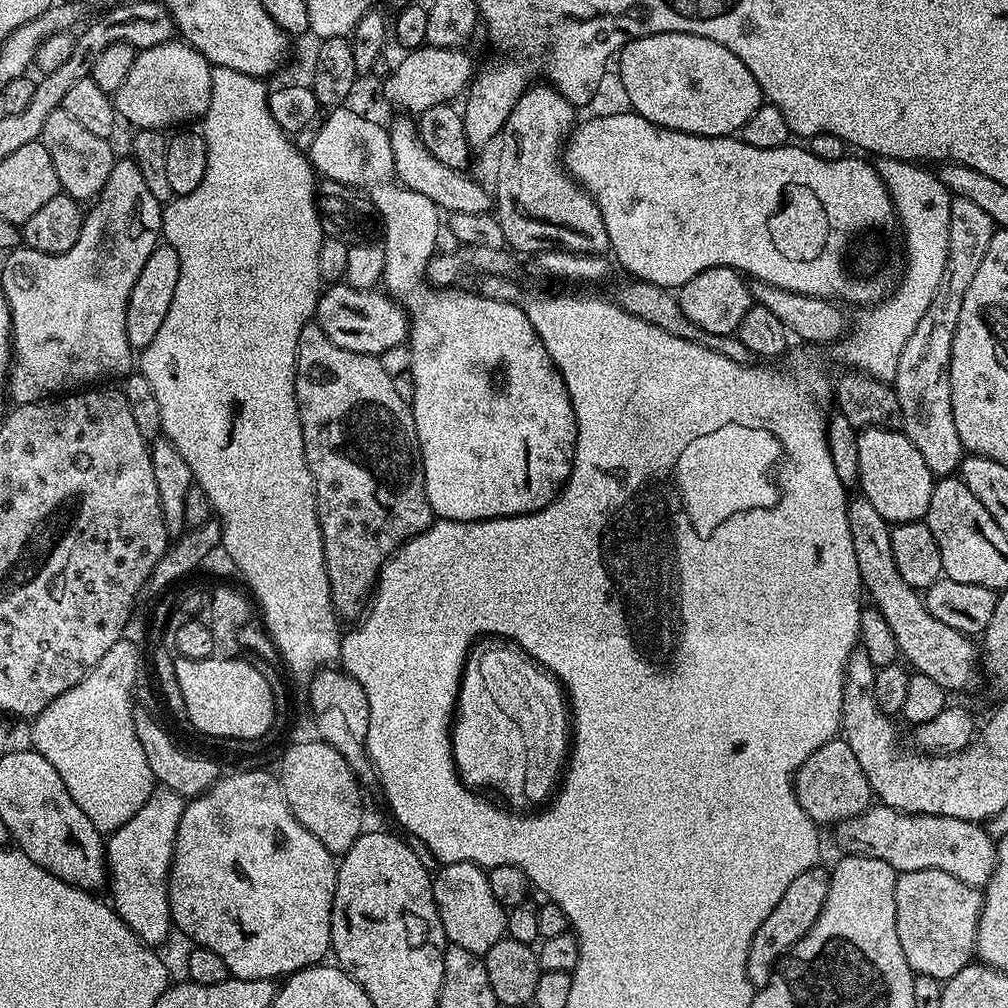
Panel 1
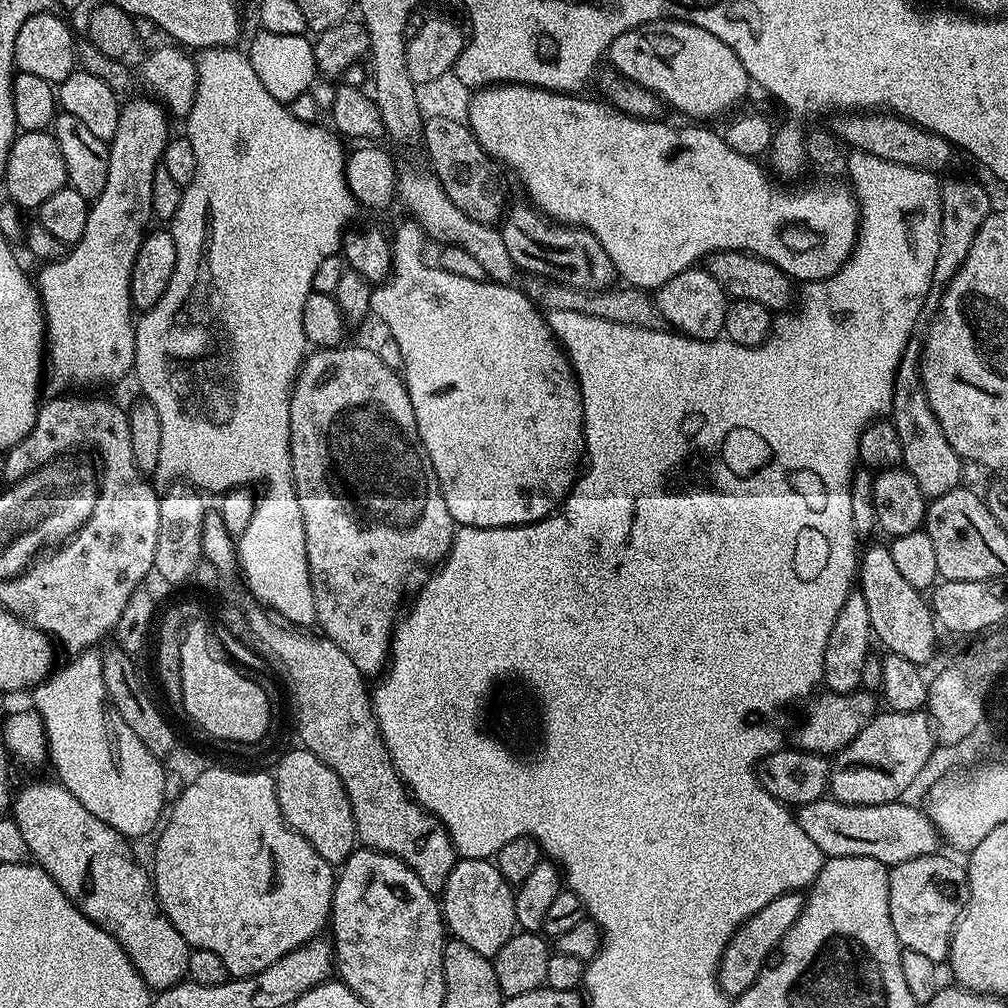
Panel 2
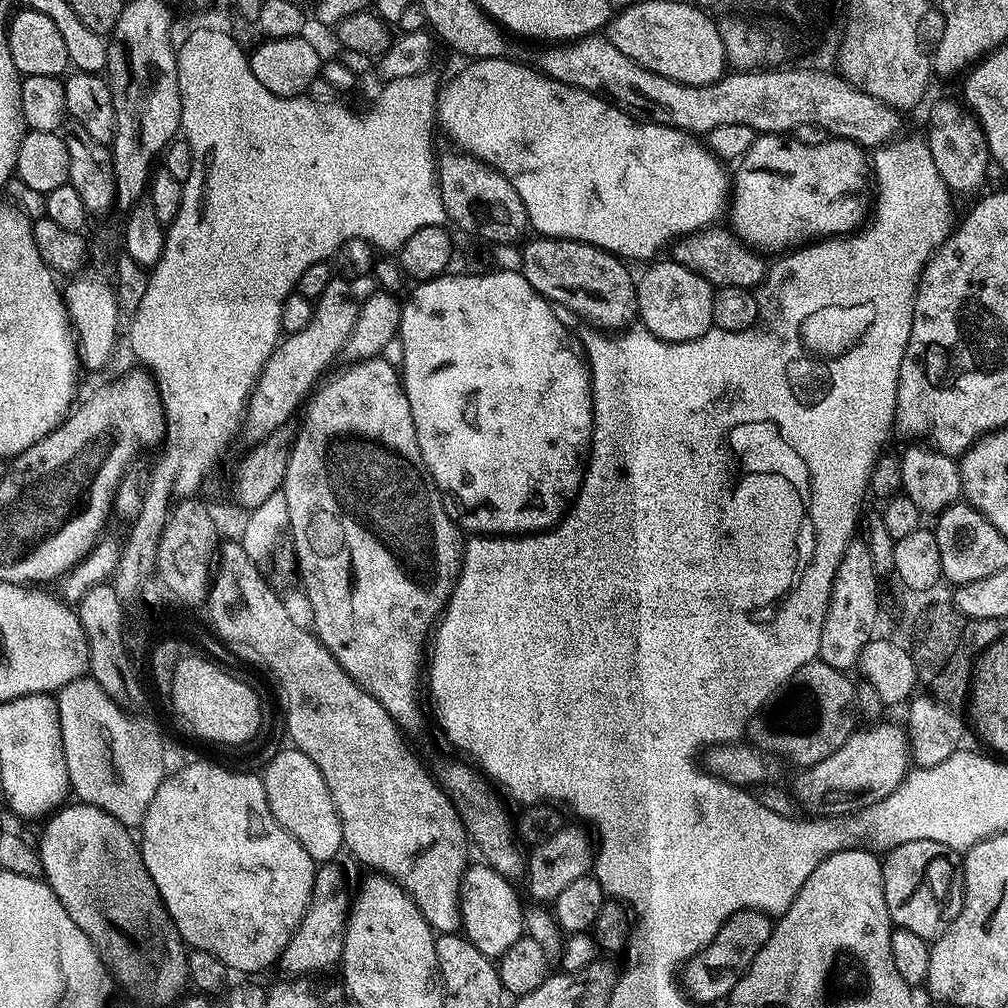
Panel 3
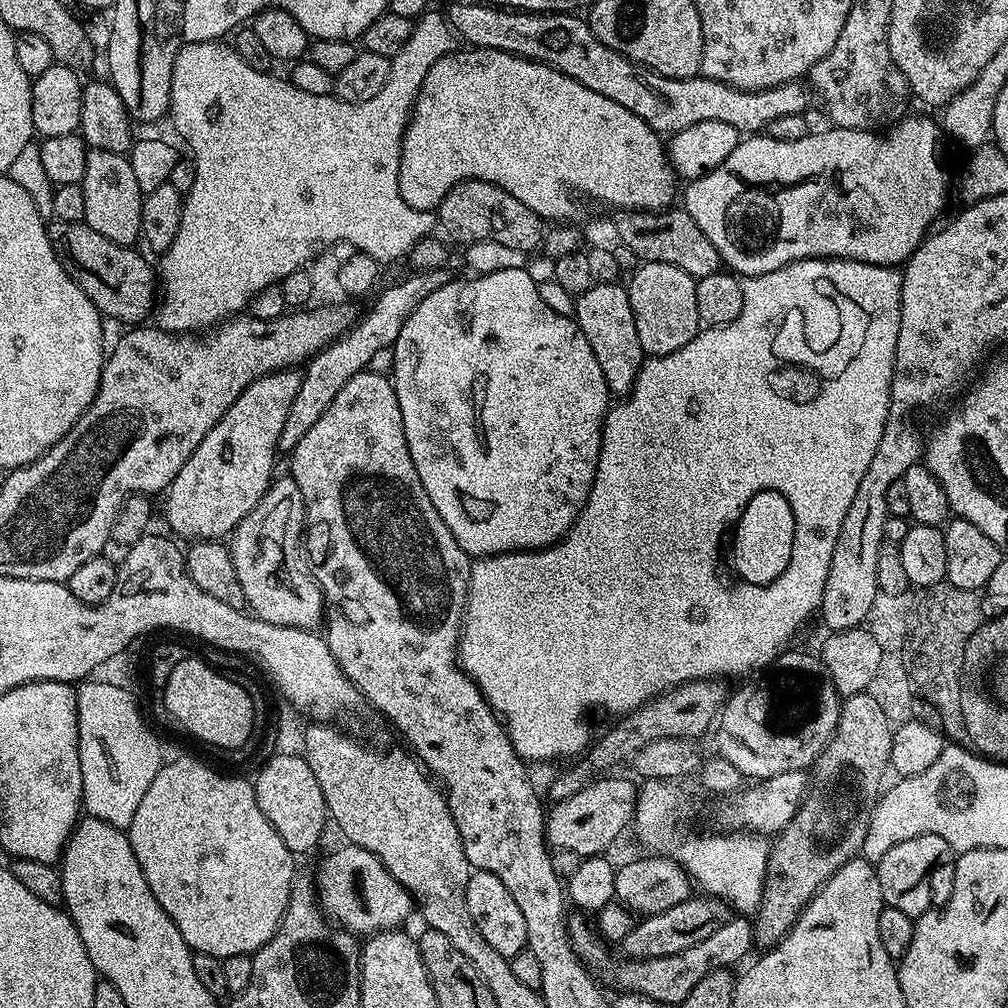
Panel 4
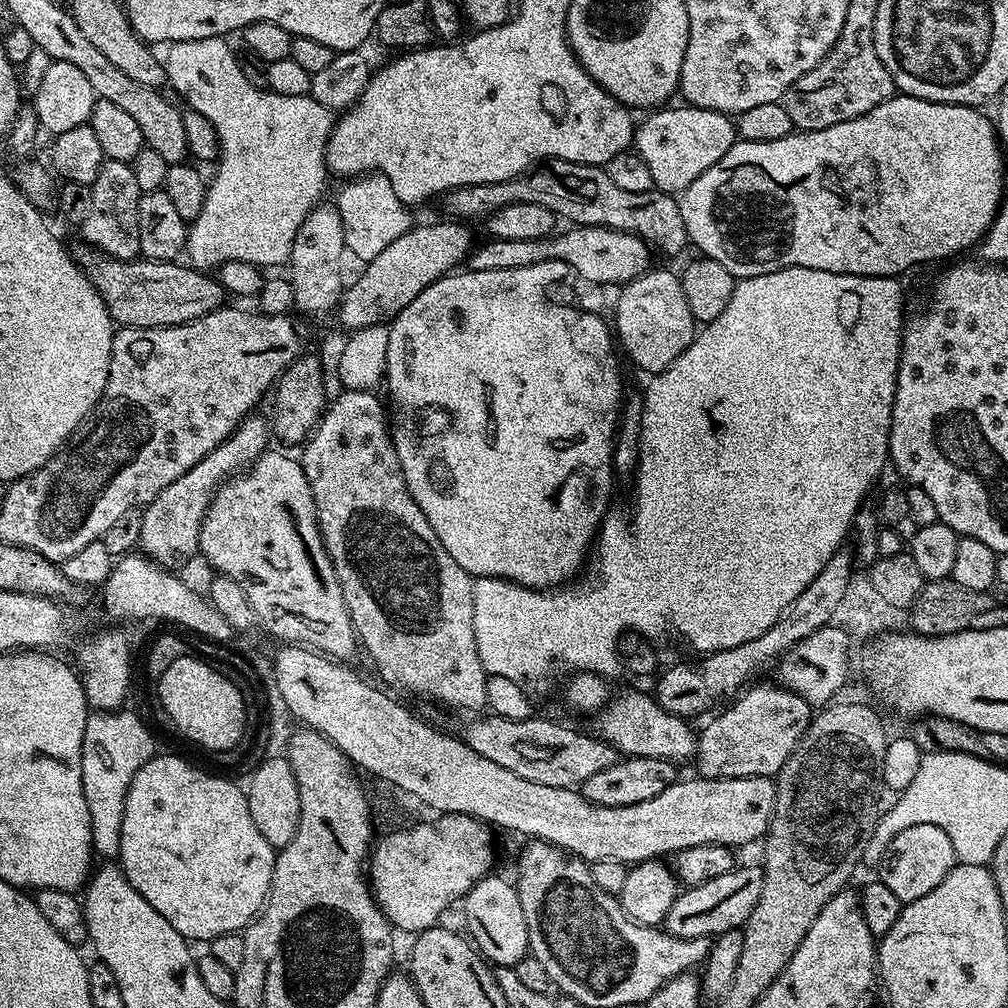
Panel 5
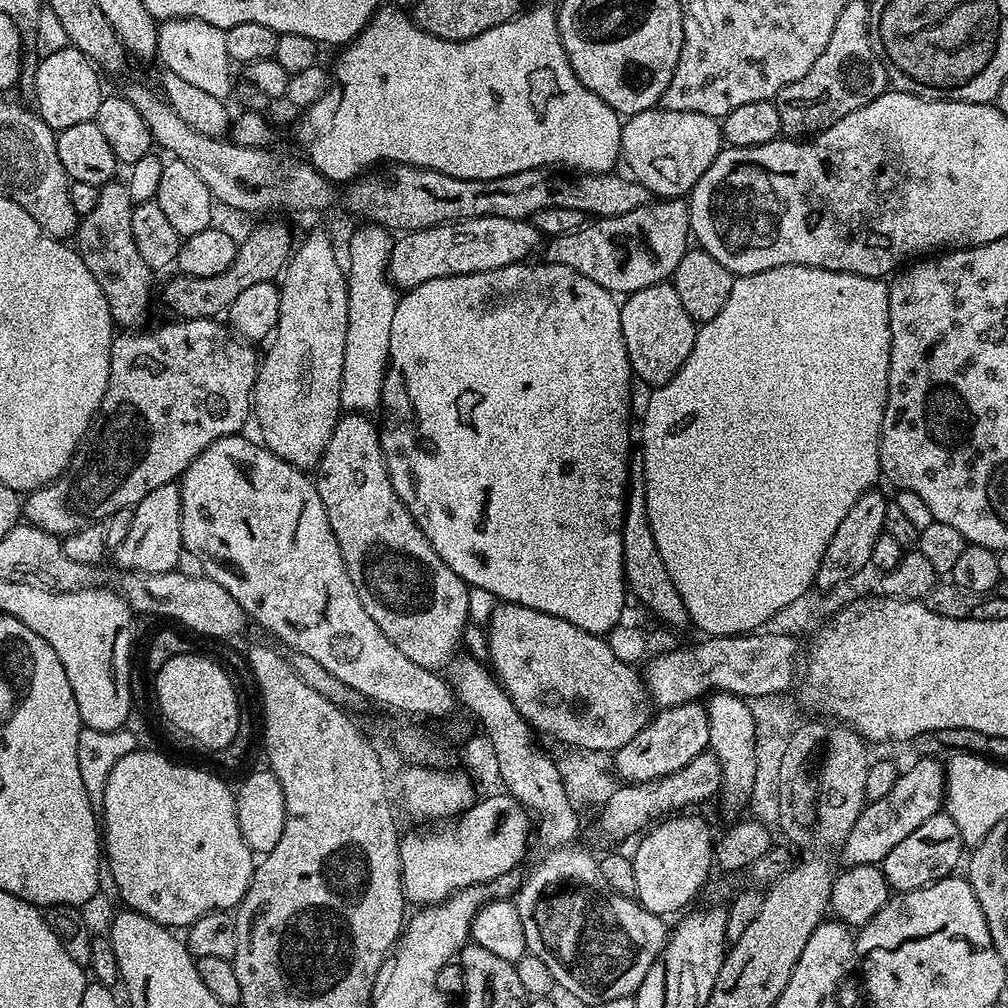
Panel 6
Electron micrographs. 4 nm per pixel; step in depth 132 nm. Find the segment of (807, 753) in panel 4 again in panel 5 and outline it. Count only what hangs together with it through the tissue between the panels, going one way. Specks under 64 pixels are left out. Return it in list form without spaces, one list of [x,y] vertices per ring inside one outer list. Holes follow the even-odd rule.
[[[773,684],[749,687],[731,701],[733,704],[721,716],[714,717],[704,729],[699,729],[694,765],[703,779],[729,780],[743,776],[772,778],[780,771],[786,758],[790,758],[804,737],[804,731],[812,723],[814,709],[798,694]]]

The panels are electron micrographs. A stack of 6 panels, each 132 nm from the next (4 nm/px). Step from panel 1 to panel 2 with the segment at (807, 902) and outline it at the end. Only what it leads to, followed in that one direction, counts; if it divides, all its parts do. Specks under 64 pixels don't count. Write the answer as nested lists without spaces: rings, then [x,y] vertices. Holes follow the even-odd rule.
[[[800,890],[782,894],[778,898],[774,898],[774,902],[766,902],[766,906],[762,906],[762,910],[755,912],[733,934],[720,959],[718,973],[720,989],[727,996],[730,998],[741,996],[746,990],[750,990],[750,986],[754,986],[758,974],[764,969],[765,964],[782,942],[786,930],[790,930],[790,926],[794,926],[794,922],[798,922],[804,909],[805,899],[805,893]]]

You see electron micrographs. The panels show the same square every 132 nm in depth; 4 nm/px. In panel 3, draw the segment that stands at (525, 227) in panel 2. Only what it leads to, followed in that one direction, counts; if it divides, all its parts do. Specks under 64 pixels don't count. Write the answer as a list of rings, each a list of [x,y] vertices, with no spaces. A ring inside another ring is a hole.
[[[529,239],[523,245],[522,266],[526,282],[530,282],[530,286],[534,286],[538,294],[542,294],[552,304],[566,306],[569,314],[573,317],[581,316],[586,323],[592,324],[588,326],[596,330],[624,330],[637,319],[636,280],[628,273],[629,265],[621,257],[613,256],[611,252],[603,252],[601,248],[595,248],[577,240],[532,239],[536,240]]]

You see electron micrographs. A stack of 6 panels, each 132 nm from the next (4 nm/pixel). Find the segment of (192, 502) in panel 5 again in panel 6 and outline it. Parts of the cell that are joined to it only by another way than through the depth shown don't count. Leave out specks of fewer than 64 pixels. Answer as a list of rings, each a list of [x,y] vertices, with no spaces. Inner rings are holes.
[[[173,482],[150,490],[146,498],[136,505],[133,514],[133,525],[120,545],[114,549],[116,560],[121,569],[130,572],[170,572],[184,552],[182,526],[180,525],[180,486]]]

